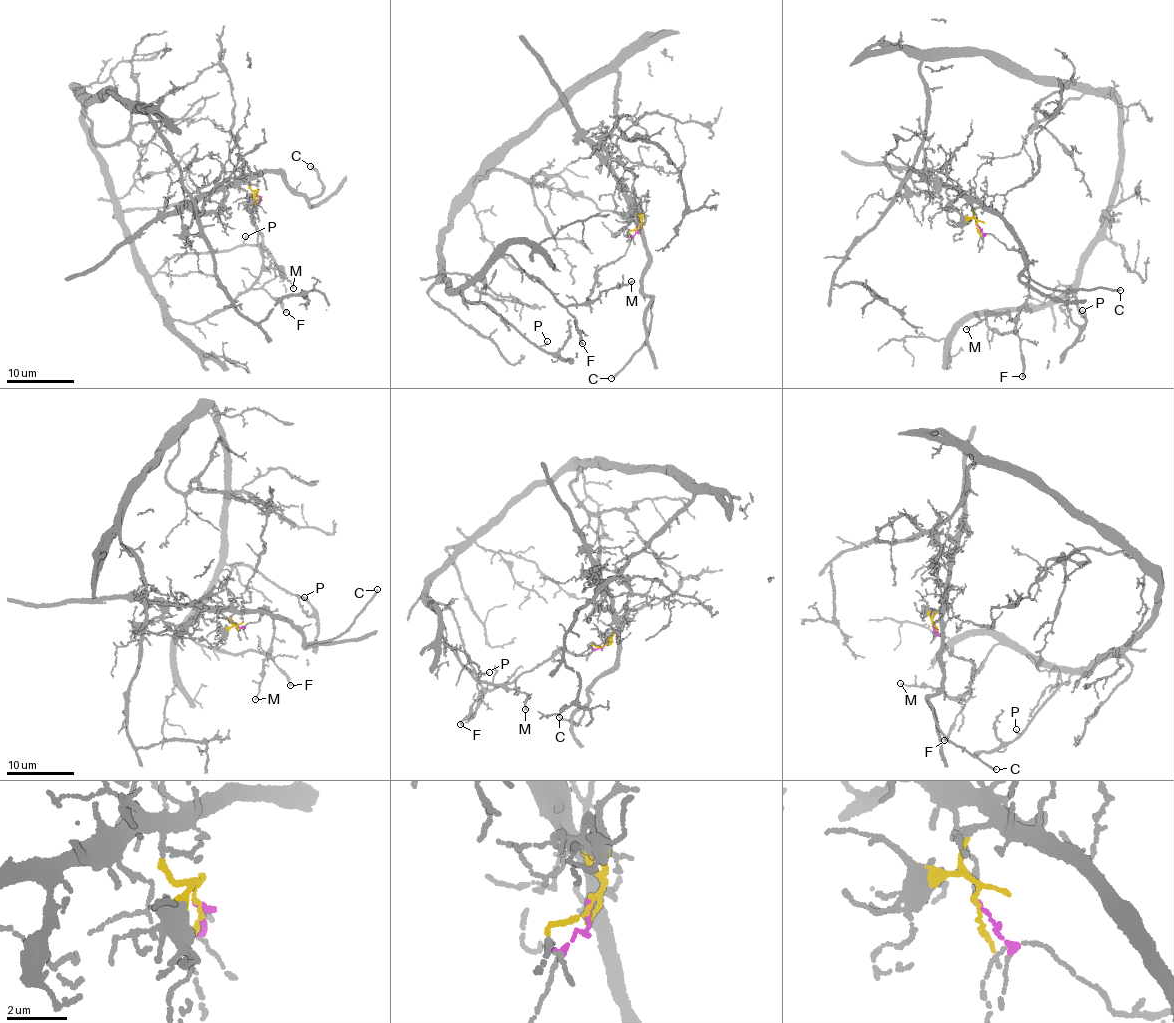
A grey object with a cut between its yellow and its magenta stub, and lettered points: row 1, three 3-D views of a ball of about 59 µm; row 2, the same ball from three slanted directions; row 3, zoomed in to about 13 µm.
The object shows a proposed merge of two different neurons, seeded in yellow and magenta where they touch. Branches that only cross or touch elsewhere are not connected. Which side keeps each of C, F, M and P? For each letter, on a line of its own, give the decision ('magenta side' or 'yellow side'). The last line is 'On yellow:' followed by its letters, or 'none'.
C: yellow side
F: magenta side
M: magenta side
P: magenta side
On yellow: C

